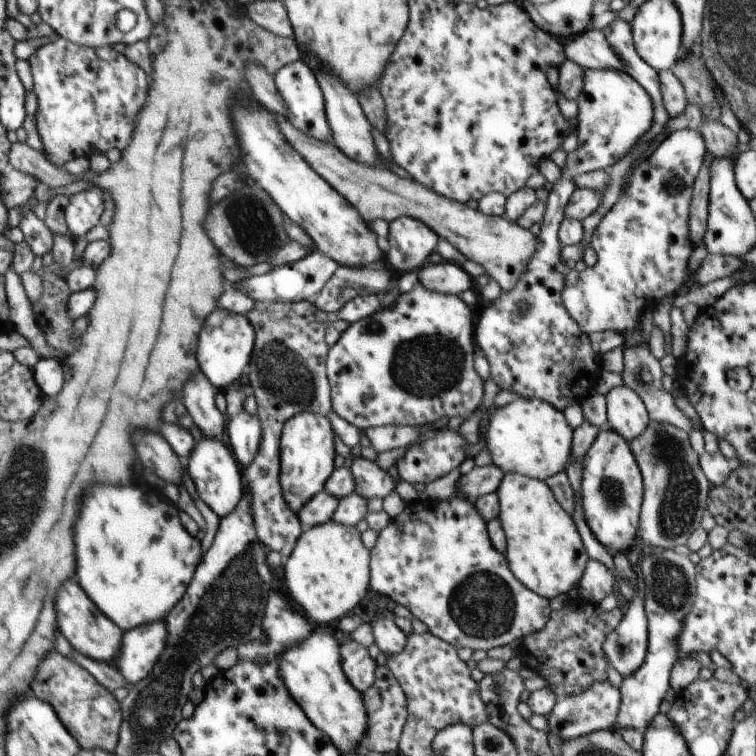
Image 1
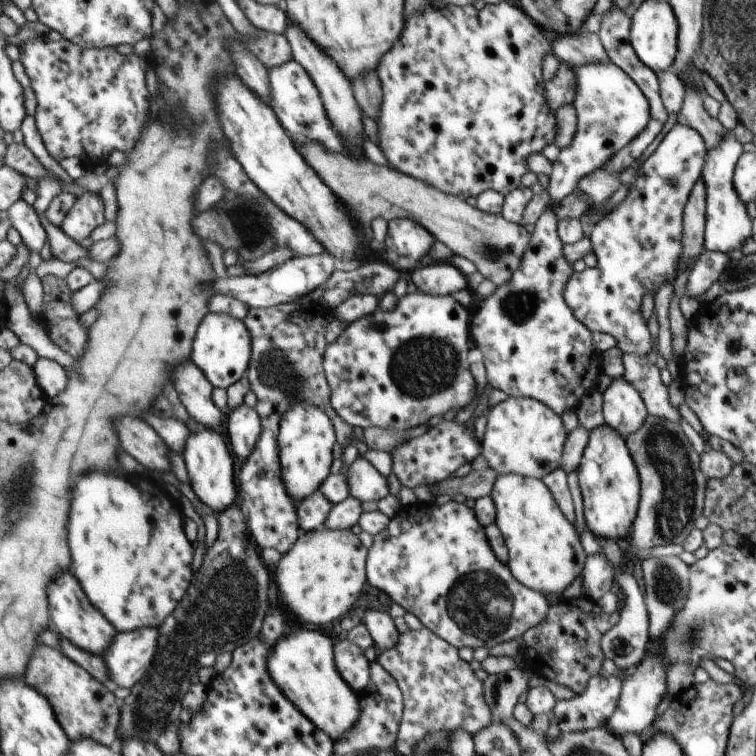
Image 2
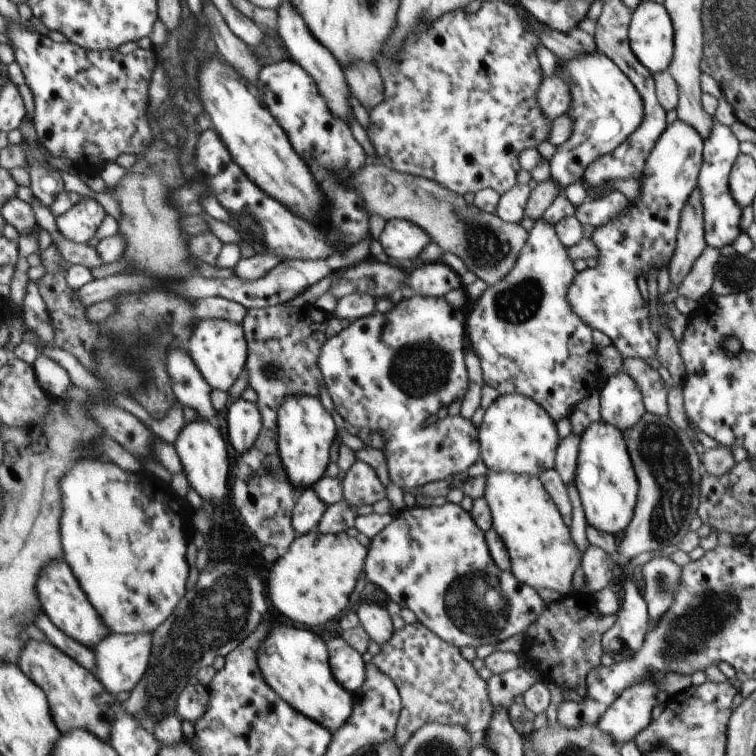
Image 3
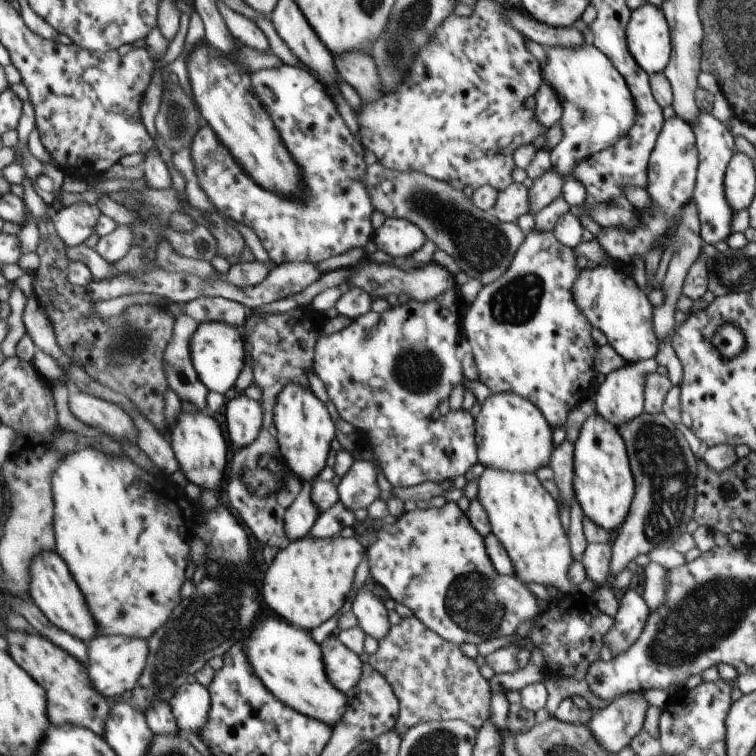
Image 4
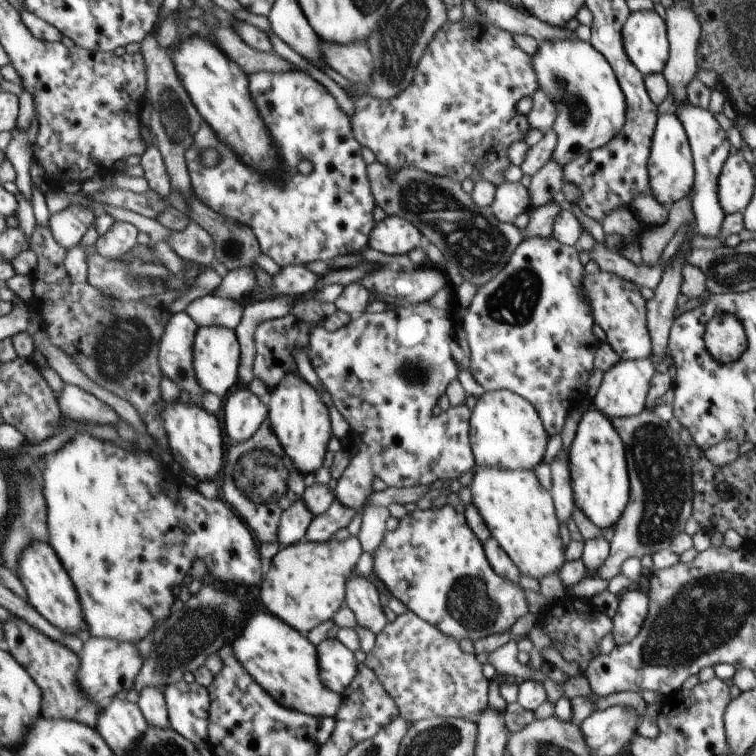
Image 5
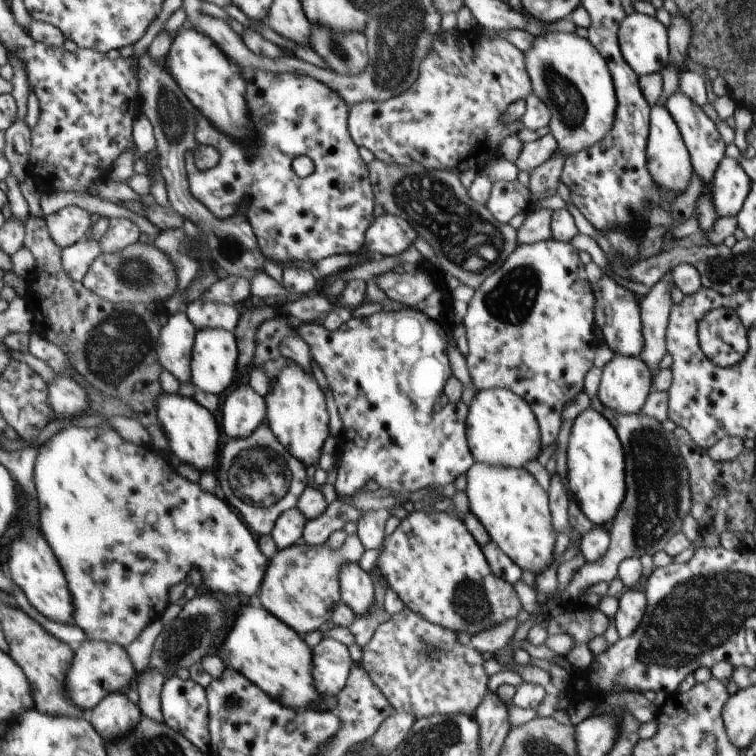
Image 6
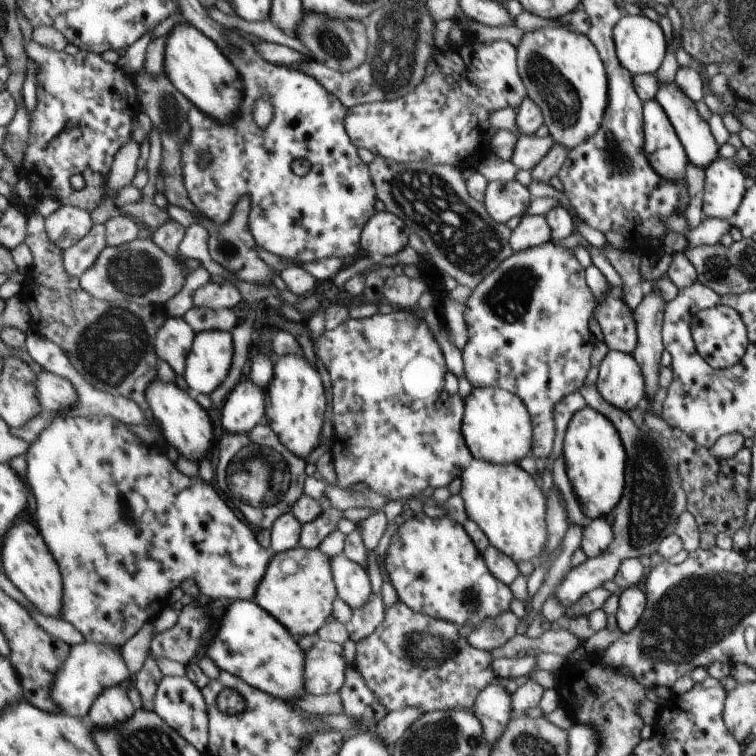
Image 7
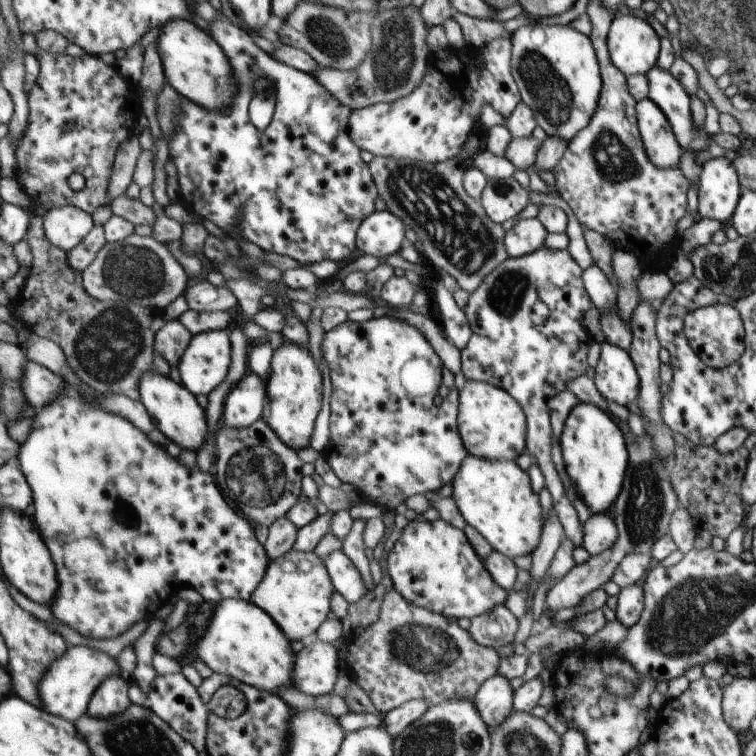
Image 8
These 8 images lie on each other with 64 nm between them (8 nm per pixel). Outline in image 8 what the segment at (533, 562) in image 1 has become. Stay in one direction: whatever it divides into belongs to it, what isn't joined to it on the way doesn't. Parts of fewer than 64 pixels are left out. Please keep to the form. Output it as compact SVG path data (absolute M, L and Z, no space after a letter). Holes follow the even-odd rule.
M469 455L462 462L461 469L458 470L458 474L453 478L451 484L454 486L452 498L456 500L462 518L486 538L493 550L513 560L519 556L530 555L530 552L533 552L540 545L540 532L543 531L539 496L532 492L528 474L521 470L515 461L490 460Z

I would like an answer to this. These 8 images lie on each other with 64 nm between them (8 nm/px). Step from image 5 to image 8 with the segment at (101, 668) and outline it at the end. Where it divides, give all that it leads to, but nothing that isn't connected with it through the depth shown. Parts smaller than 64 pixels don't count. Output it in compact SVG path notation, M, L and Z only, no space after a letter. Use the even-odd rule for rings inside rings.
M84 645L70 646L70 650L48 670L48 674L40 682L40 692L45 701L43 708L48 704L46 709L54 716L62 716L70 722L76 722L78 718L89 713L98 688L102 688L108 678L120 676L120 669L117 658L106 654L104 650Z

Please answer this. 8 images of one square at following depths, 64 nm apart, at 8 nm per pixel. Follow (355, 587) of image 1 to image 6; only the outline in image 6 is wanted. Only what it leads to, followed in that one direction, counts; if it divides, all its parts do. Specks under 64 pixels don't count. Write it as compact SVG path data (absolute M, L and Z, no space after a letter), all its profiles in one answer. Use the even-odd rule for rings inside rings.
M357 534L348 535L343 545L336 550L327 543L308 546L304 542L279 550L270 559L269 570L261 588L260 604L302 636L324 629L324 624L332 616L332 610L340 604L340 566L356 564L362 554L364 546L360 544Z

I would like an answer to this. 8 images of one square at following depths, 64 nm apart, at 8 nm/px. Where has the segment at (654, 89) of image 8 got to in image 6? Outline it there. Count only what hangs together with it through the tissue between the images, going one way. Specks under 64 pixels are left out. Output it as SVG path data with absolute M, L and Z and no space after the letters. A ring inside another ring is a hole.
M678 90L666 100L666 108L670 112L670 116L674 118L680 134L688 148L689 154L692 156L693 168L698 178L702 182L706 183L706 191L703 193L696 202L695 214L698 218L698 224L702 232L708 232L714 222L718 222L718 214L714 212L714 204L712 204L710 194L707 193L707 184L712 182L714 178L714 172L718 170L718 166L725 158L726 142L721 139L721 134L718 132L718 128L713 120L708 118L708 114L702 110L701 106L698 106L693 99L688 98L682 91ZM707 193L707 195L706 195Z

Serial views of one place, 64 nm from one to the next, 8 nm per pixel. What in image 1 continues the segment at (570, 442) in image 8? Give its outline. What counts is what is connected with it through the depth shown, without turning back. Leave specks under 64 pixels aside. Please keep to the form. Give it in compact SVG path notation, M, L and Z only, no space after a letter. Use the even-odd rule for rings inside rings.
M612 430L600 431L583 458L581 482L585 521L600 544L614 556L628 552L638 539L638 524L644 498L642 472L629 442Z

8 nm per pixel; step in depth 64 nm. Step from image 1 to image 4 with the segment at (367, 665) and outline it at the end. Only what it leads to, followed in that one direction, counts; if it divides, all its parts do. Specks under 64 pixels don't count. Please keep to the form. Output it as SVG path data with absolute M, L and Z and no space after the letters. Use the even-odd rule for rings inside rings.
M328 636L320 643L324 652L326 674L343 693L349 694L362 678L362 662L355 652L348 650L338 636Z

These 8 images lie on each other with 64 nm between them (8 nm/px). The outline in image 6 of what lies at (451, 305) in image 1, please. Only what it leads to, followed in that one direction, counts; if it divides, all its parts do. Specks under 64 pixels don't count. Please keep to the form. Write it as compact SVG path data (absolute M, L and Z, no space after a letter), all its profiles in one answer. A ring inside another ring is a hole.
M409 306L403 307L398 311L386 312L382 310L372 314L372 316L366 316L364 318L351 317L348 322L345 322L340 328L333 331L326 330L326 327L324 327L321 322L295 324L296 334L308 344L311 359L316 362L328 380L329 387L332 390L332 394L334 394L338 414L342 419L342 433L337 441L333 443L332 448L335 453L339 454L340 459L338 476L335 481L335 491L337 492L337 496L343 501L345 501L346 498L350 498L350 496L356 496L358 492L364 491L363 488L370 479L374 480L374 482L384 490L390 490L390 492L396 492L396 494L400 494L400 492L411 493L415 490L426 488L426 486L432 487L434 484L436 484L436 486L450 484L450 482L456 480L460 474L468 473L475 463L476 459L473 457L472 449L468 442L468 423L466 422L466 418L468 418L469 406L464 402L449 402L446 406L442 406L442 410L438 410L438 412L434 410L434 404L436 404L438 396L442 394L444 384L446 384L446 380L450 378L453 369L452 366L448 366L446 342L444 342L444 338L438 334L436 322L438 322L438 319L434 318L434 320L430 320L421 307Z

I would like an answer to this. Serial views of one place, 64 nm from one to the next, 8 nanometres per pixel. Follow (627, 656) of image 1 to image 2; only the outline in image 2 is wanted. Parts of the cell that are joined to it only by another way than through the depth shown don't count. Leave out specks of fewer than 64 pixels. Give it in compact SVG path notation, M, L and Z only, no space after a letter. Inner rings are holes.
M621 573L616 581L624 593L624 606L620 608L622 618L604 635L601 641L602 650L605 650L606 658L610 658L618 670L634 670L644 660L649 645L649 611L645 596L642 595L638 583L632 574Z

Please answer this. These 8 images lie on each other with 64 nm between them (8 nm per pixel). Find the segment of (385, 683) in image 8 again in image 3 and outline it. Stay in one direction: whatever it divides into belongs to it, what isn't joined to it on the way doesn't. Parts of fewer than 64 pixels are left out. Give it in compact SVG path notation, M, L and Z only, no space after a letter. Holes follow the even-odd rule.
M420 621L416 624L407 624L402 630L395 630L390 642L382 644L379 654L373 656L372 663L378 670L382 670L386 676L390 676L400 694L402 710L396 725L395 741L398 746L404 748L414 734L427 724L452 724L452 726L464 726L470 734L472 732L487 732L493 720L493 703L489 697L489 685L484 681L474 666L460 656L460 650L452 643L446 642L433 630L424 626Z

